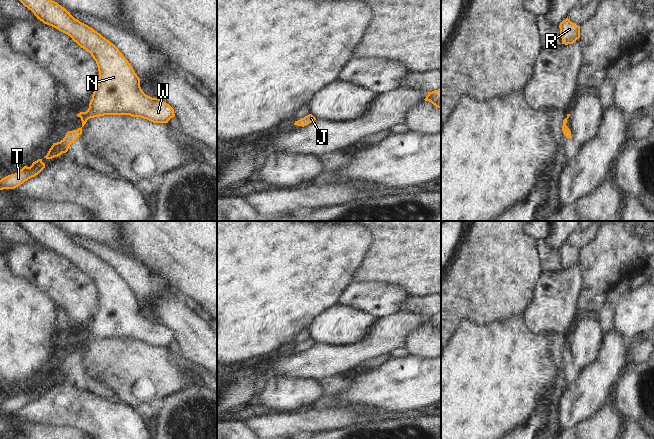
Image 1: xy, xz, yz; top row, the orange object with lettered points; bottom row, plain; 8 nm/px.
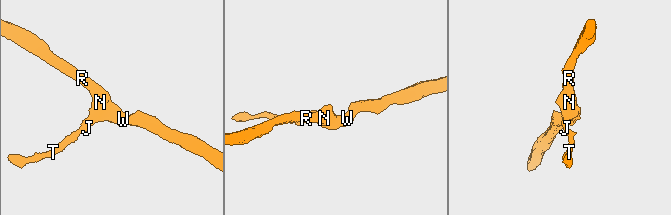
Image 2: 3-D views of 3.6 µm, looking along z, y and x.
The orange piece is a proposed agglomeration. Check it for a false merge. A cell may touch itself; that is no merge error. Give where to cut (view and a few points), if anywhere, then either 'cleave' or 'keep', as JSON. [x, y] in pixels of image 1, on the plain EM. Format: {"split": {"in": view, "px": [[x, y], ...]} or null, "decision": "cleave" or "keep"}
{"split": null, "decision": "keep"}

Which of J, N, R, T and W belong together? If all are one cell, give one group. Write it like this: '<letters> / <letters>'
J N R T W

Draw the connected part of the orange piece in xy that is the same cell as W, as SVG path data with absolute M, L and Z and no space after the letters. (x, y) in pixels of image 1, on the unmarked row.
M48 221L16 222L44 248L70 260L81 272L89 276L96 285L99 295L98 309L93 316L88 334L77 338L81 342L82 351L88 343L104 339L130 339L147 343L153 347L168 347L171 342L175 341L174 333L169 328L159 322L152 322L142 315L140 303L131 288L119 273L100 257L75 243L64 231Z

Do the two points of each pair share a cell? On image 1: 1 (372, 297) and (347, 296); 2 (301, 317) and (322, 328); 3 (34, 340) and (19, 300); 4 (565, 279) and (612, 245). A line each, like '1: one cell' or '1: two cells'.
1: one cell
2: two cells
3: one cell
4: two cells

